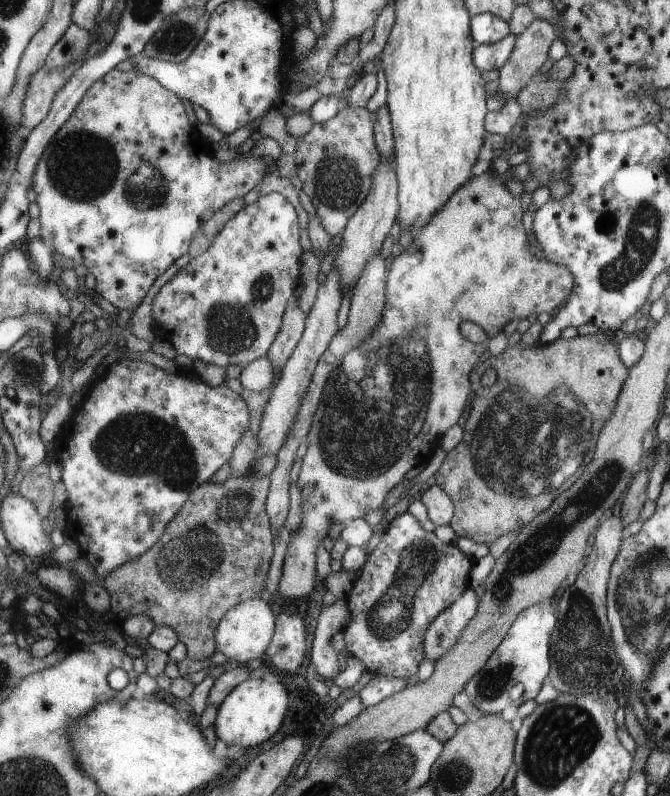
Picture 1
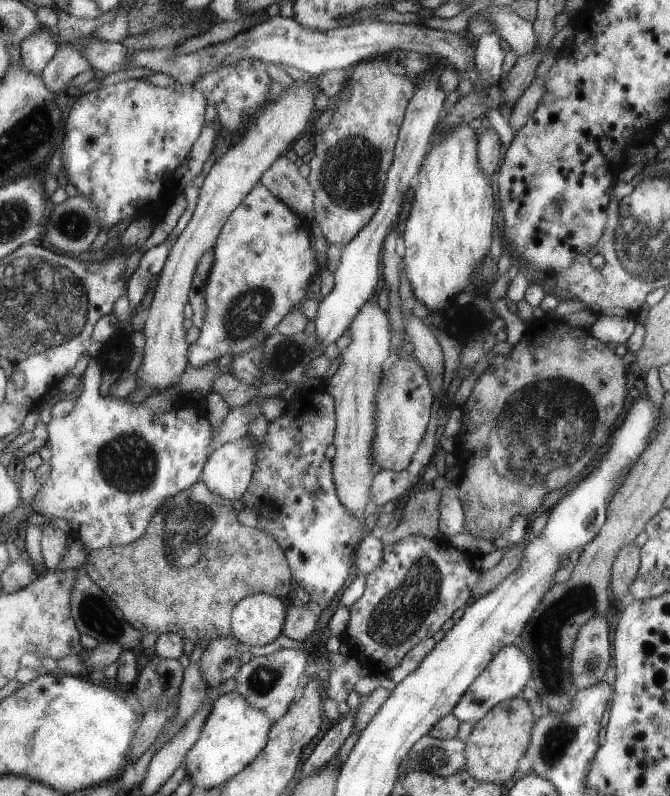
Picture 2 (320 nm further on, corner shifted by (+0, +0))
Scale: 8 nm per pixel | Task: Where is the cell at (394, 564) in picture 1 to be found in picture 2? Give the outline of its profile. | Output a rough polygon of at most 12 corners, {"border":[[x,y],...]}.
{"border":[[445,539],[385,545],[349,608],[350,655],[386,675],[479,575]]}

